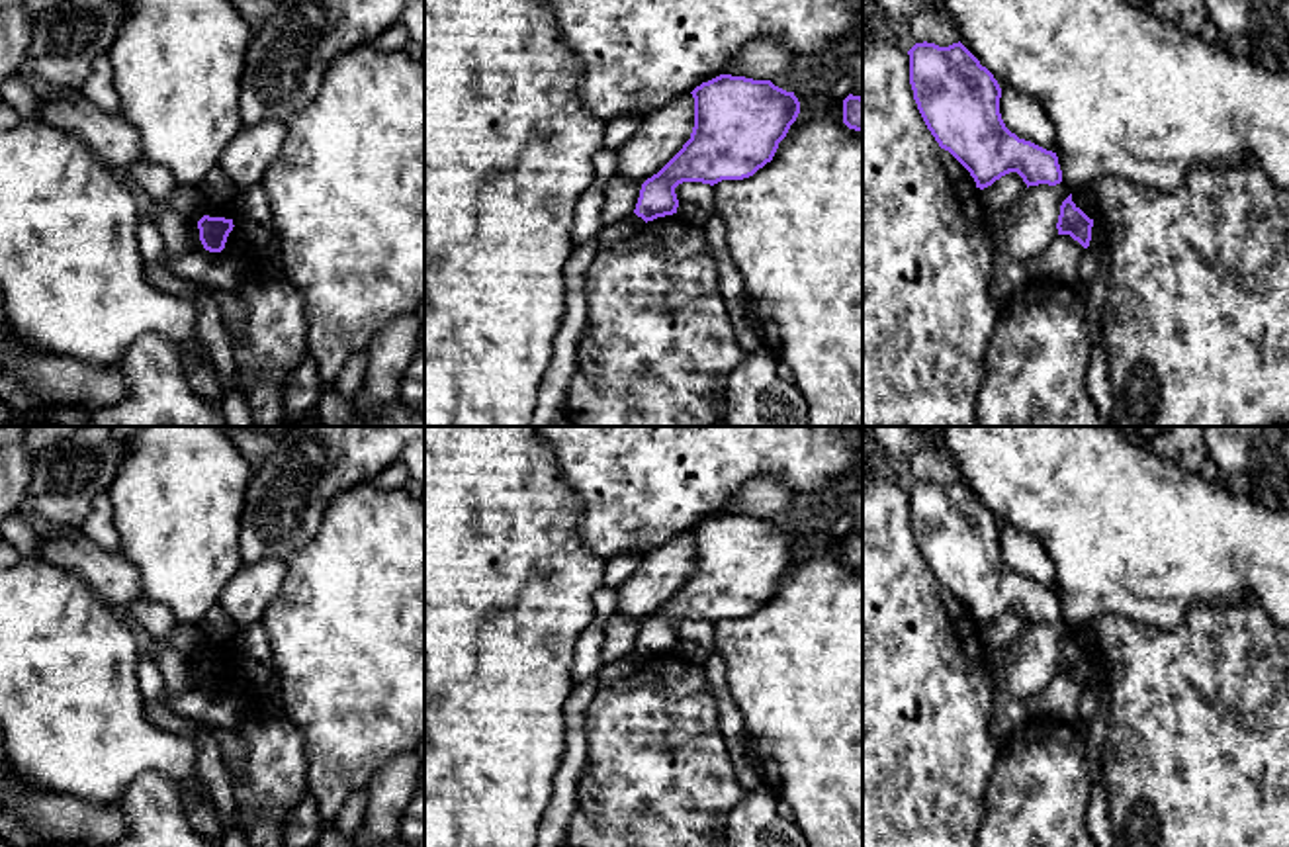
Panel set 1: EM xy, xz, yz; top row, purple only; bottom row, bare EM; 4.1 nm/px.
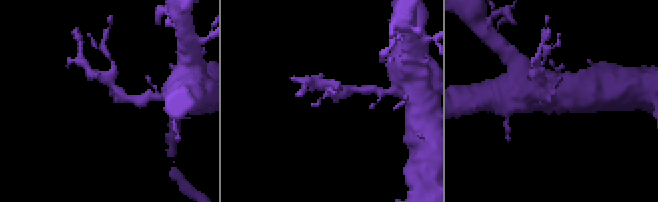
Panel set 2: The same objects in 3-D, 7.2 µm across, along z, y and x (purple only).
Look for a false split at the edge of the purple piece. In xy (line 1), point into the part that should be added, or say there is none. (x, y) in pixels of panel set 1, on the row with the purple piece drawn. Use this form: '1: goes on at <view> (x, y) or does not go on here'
1: does not go on here

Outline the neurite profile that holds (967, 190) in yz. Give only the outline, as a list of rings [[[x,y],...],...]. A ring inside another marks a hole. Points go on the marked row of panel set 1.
[[[894,39],[863,41],[863,426],[980,426],[976,401],[1000,307],[992,299],[990,213],[970,172],[927,129],[910,84],[910,55]]]

